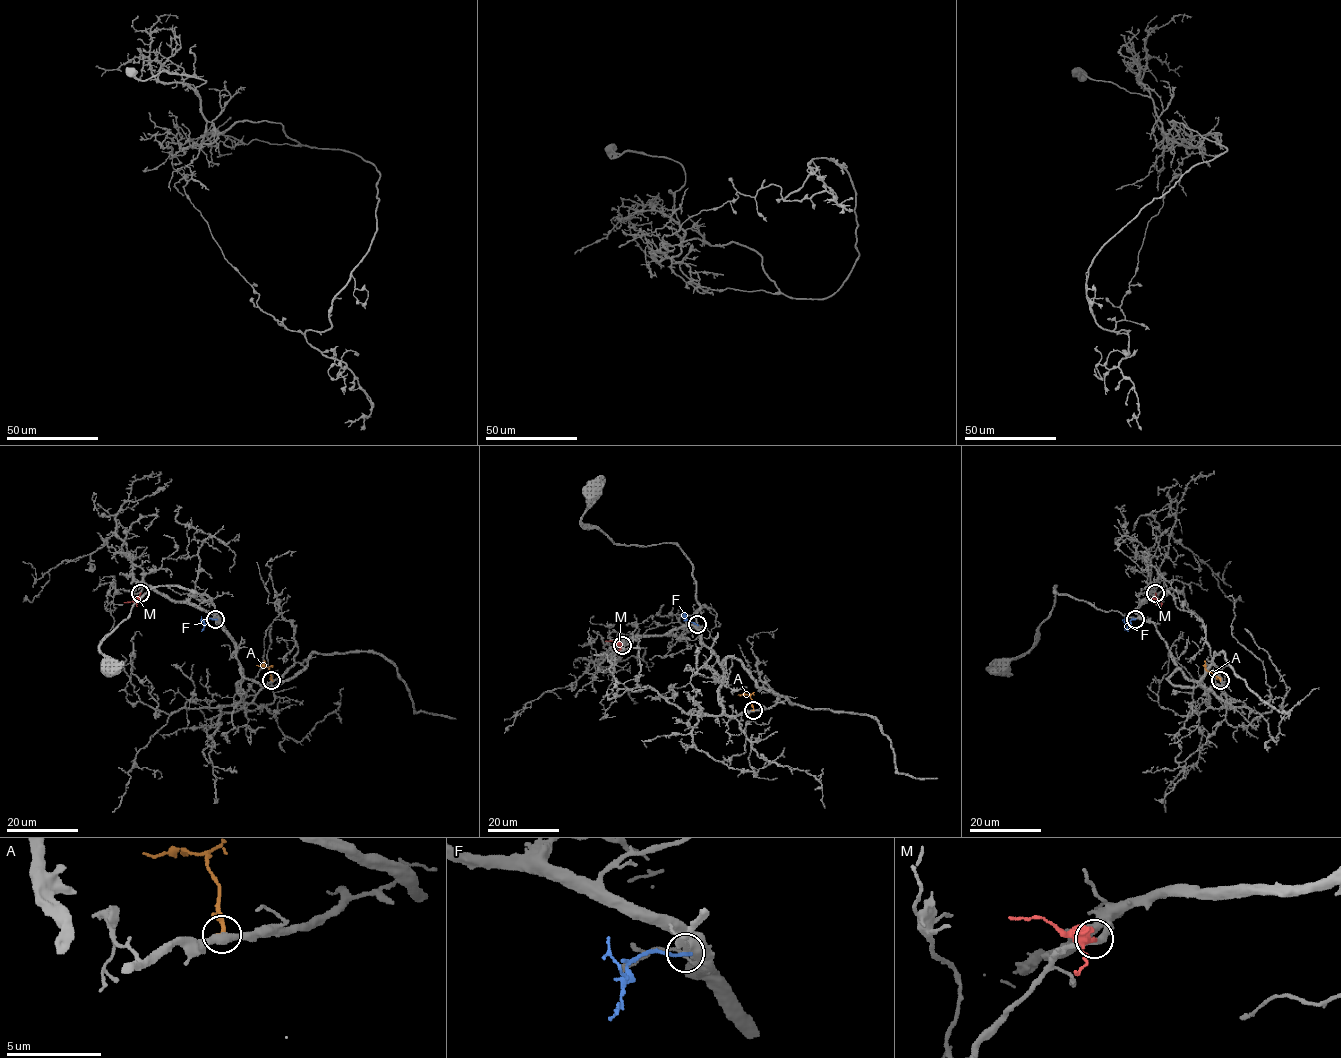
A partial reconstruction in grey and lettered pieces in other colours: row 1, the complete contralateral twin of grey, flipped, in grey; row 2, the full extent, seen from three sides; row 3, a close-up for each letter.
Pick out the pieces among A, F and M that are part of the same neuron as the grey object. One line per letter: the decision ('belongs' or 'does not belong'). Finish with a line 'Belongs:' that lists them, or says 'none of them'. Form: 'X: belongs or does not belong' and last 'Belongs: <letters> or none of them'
A: belongs
F: does not belong
M: belongs
Belongs: A, M

